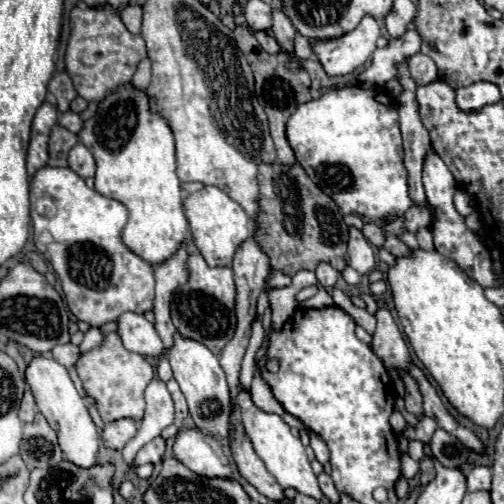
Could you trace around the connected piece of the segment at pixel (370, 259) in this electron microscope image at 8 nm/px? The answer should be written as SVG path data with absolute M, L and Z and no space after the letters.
M350 227L350 239L348 239L348 265L354 267L360 275L366 275L374 269L376 265L376 257L374 251L370 247L370 243L366 241L366 237L362 235L360 229Z

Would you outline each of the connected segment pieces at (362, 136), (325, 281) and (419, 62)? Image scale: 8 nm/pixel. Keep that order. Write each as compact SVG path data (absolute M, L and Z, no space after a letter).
M344 87L332 89L320 99L312 99L296 107L286 123L286 137L294 149L296 161L304 167L306 175L330 195L344 215L356 213L366 221L380 223L388 217L404 215L412 205L408 199L406 169L402 163L402 137L398 127L396 103L382 89L362 89L362 87Z
M320 263L316 267L316 277L318 277L318 283L324 287L324 289L332 289L338 281L338 271L334 267L330 267L328 263Z
M416 53L410 57L408 61L408 67L410 67L410 73L412 73L412 79L418 83L418 85L424 85L424 83L430 83L434 81L438 75L436 75L436 63L424 55L424 53Z

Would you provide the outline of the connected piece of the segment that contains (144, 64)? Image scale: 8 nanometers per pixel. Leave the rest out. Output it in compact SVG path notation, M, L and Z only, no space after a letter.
M144 57L140 63L138 63L138 69L136 69L136 73L134 73L134 79L132 79L132 83L136 83L136 87L148 87L148 83L150 83L150 59L148 57Z

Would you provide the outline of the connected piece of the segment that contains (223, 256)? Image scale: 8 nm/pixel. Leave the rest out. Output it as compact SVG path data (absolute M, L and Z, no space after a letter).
M204 187L184 199L184 213L188 217L194 243L210 267L228 267L236 249L248 239L248 213L228 197L220 187Z

